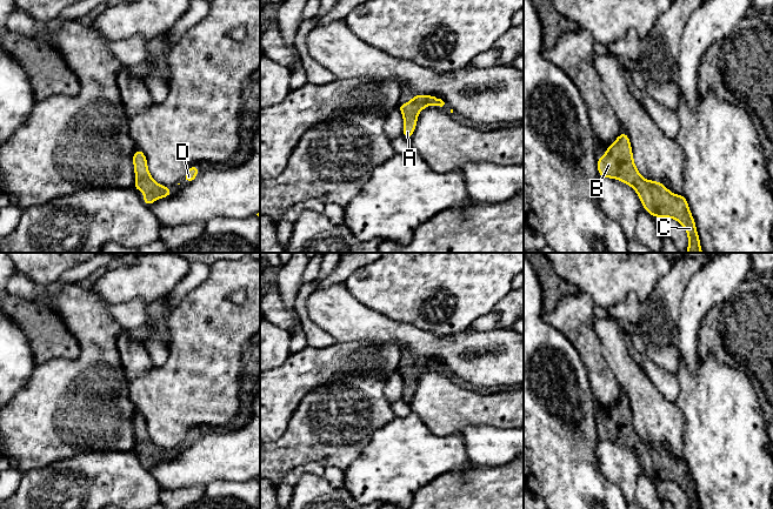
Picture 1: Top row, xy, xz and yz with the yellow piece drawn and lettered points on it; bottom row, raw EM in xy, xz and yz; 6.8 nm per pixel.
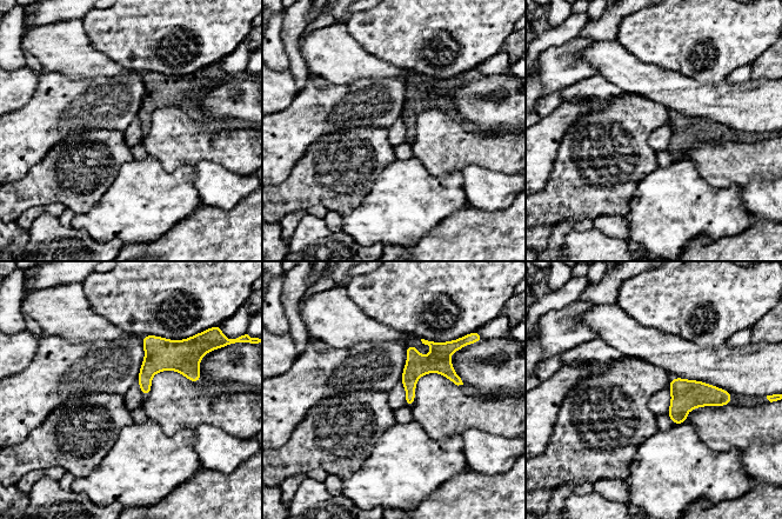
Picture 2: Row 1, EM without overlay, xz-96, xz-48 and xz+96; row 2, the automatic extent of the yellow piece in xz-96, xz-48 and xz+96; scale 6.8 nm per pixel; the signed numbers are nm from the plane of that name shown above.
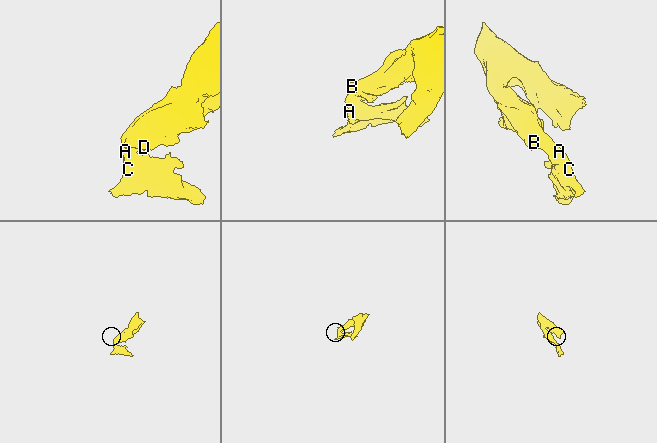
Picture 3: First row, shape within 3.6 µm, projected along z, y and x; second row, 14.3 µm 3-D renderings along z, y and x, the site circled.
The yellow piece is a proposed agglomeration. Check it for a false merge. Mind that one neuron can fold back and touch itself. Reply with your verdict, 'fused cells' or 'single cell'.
single cell

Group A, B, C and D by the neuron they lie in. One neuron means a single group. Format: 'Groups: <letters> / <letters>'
Groups: A B C D

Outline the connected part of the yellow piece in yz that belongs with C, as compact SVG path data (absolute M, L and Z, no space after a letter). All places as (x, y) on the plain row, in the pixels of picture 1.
M622 394L619 401L606 411L606 417L597 423L600 441L618 442L633 450L641 463L644 473L654 481L673 481L679 484L688 497L688 509L700 509L699 498L694 482L689 475L687 463L684 458L672 457L661 446L647 444L637 434L633 424L632 410L628 399Z

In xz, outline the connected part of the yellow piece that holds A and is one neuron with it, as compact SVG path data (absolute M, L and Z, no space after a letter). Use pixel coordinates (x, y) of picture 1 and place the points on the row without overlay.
M414 357L411 366L399 367L398 373L404 377L402 400L406 403L411 403L414 396L417 384L418 384L418 376L428 368L442 370L445 366L441 362L433 359Z

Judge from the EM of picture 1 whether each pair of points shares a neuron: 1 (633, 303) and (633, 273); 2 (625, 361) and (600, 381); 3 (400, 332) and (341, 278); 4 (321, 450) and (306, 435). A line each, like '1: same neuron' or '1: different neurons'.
1: different neurons
2: different neurons
3: different neurons
4: same neuron

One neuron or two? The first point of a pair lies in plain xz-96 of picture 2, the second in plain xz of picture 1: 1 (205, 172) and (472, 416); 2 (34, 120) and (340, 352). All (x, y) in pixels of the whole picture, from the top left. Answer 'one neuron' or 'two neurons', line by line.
1: two neurons
2: one neuron

